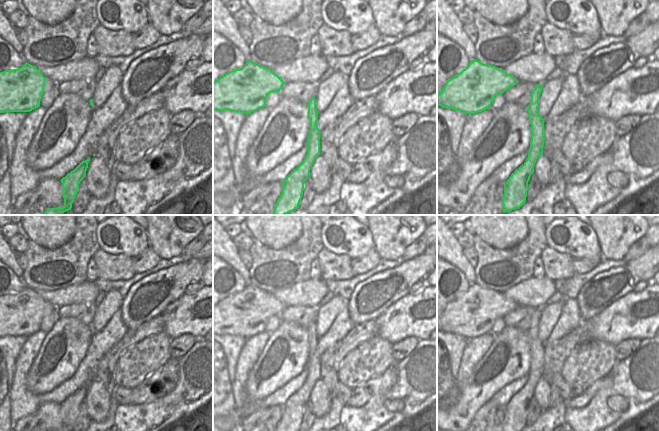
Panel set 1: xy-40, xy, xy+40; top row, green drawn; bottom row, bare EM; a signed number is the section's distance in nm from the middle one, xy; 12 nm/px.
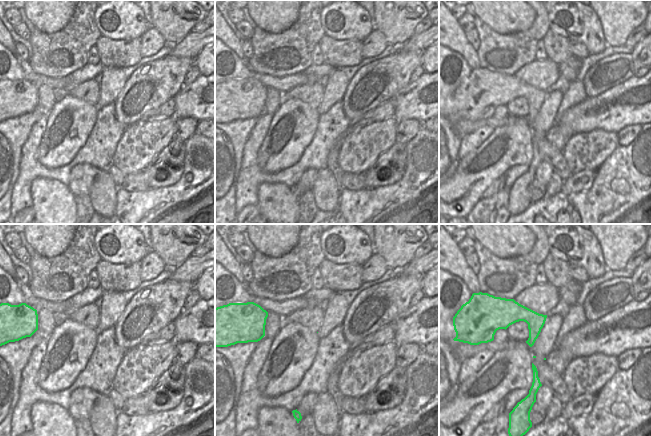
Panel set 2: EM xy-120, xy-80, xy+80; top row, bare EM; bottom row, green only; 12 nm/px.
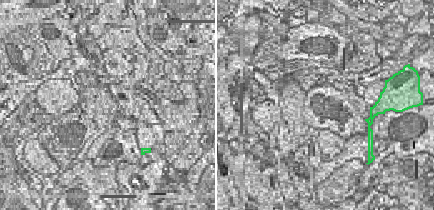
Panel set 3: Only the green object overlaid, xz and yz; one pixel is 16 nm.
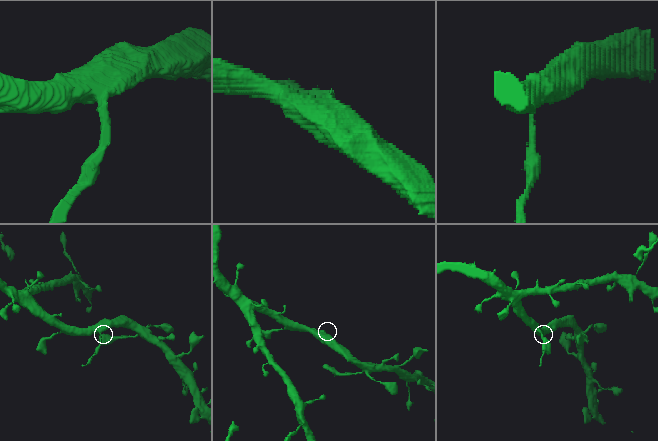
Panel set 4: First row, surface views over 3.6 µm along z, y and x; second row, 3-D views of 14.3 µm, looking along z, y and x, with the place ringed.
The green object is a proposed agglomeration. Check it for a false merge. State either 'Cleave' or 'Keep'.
Cleave

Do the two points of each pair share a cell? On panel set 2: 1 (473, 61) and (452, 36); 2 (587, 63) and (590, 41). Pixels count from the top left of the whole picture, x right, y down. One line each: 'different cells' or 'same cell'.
1: same cell
2: different cells

